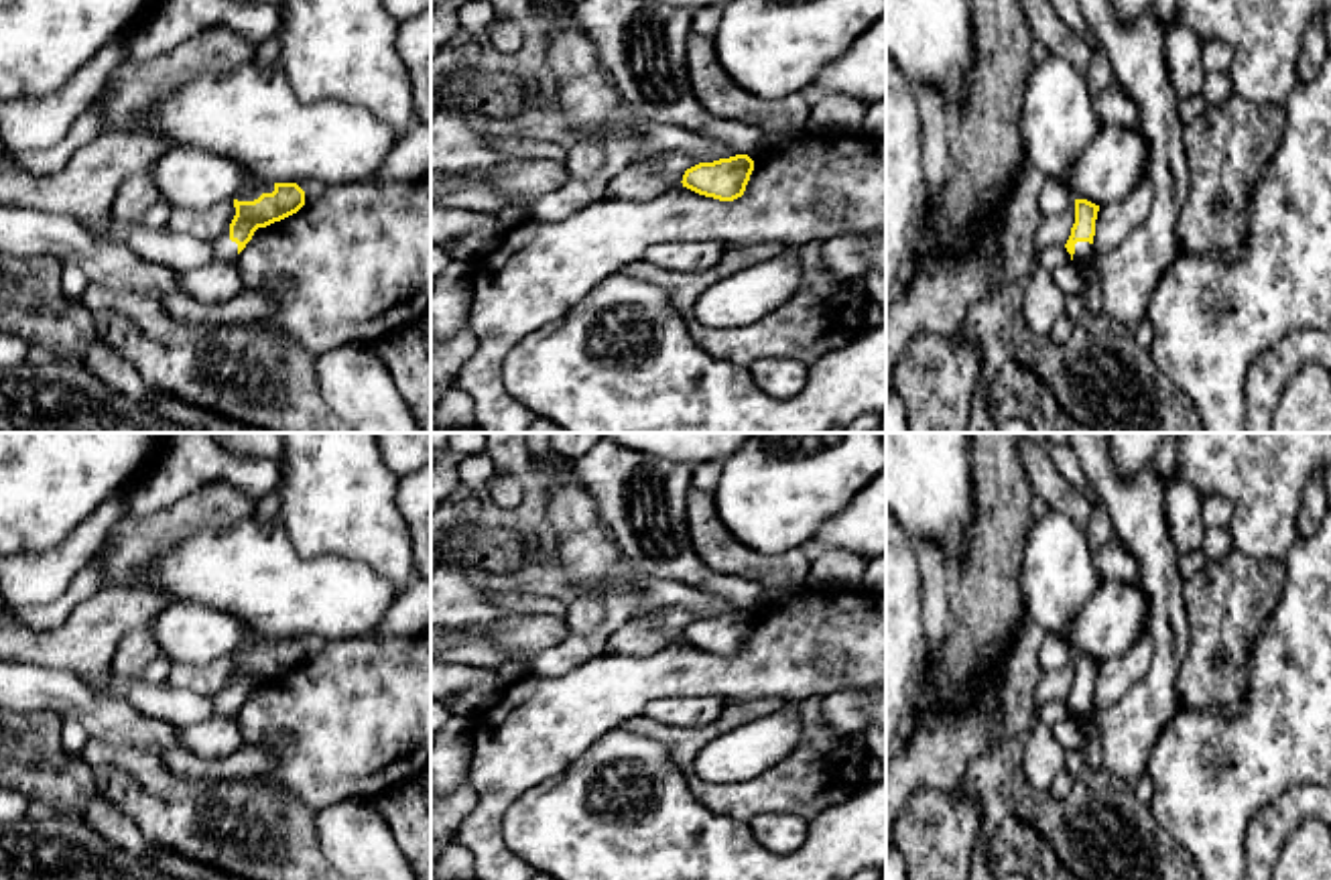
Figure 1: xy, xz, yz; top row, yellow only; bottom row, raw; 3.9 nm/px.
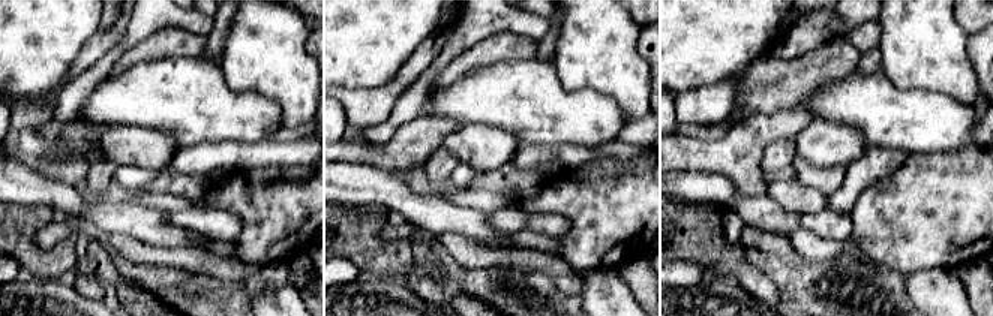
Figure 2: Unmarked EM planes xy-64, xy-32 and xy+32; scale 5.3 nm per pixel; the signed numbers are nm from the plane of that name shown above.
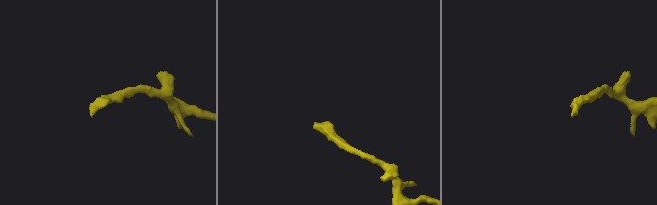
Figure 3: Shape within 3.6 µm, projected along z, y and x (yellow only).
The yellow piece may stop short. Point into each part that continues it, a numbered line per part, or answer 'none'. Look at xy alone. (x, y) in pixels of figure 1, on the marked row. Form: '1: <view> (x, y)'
1: xy (224, 250)

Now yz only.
1: yz (1128, 275)

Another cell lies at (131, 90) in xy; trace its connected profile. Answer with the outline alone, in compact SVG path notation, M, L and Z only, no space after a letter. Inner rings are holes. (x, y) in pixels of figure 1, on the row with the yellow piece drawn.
M215 24L150 61L124 59L108 73L93 102L102 104L108 128L128 132L159 100L183 83L205 73L226 75L250 63L256 49L258 43Z

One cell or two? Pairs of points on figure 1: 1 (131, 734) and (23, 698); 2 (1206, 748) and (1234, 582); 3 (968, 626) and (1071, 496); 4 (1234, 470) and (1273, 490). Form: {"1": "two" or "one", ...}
{"1": "one", "2": "two", "3": "two", "4": "one"}

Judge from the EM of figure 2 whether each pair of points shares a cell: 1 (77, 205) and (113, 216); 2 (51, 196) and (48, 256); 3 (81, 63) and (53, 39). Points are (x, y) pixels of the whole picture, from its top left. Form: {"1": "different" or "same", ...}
{"1": "same", "2": "different", "3": "different"}

